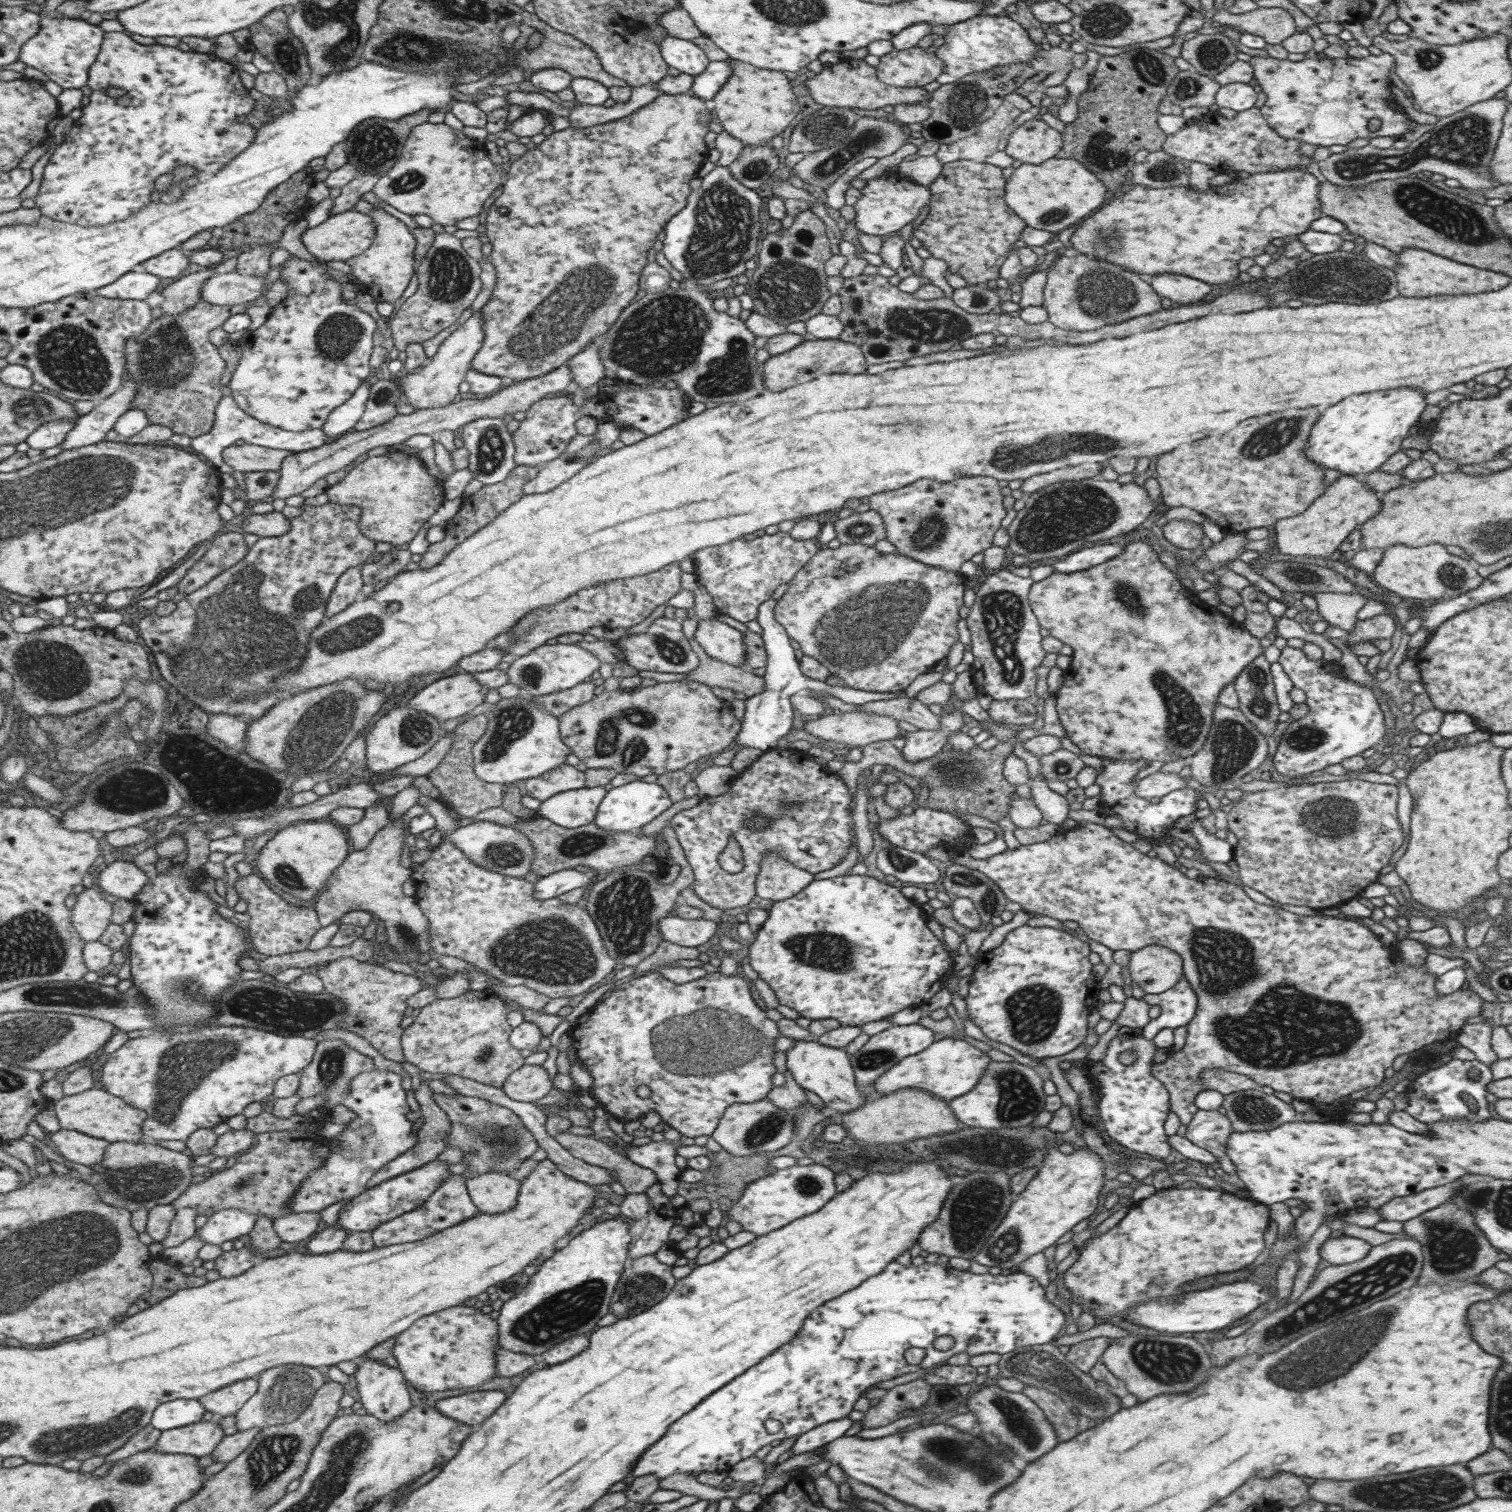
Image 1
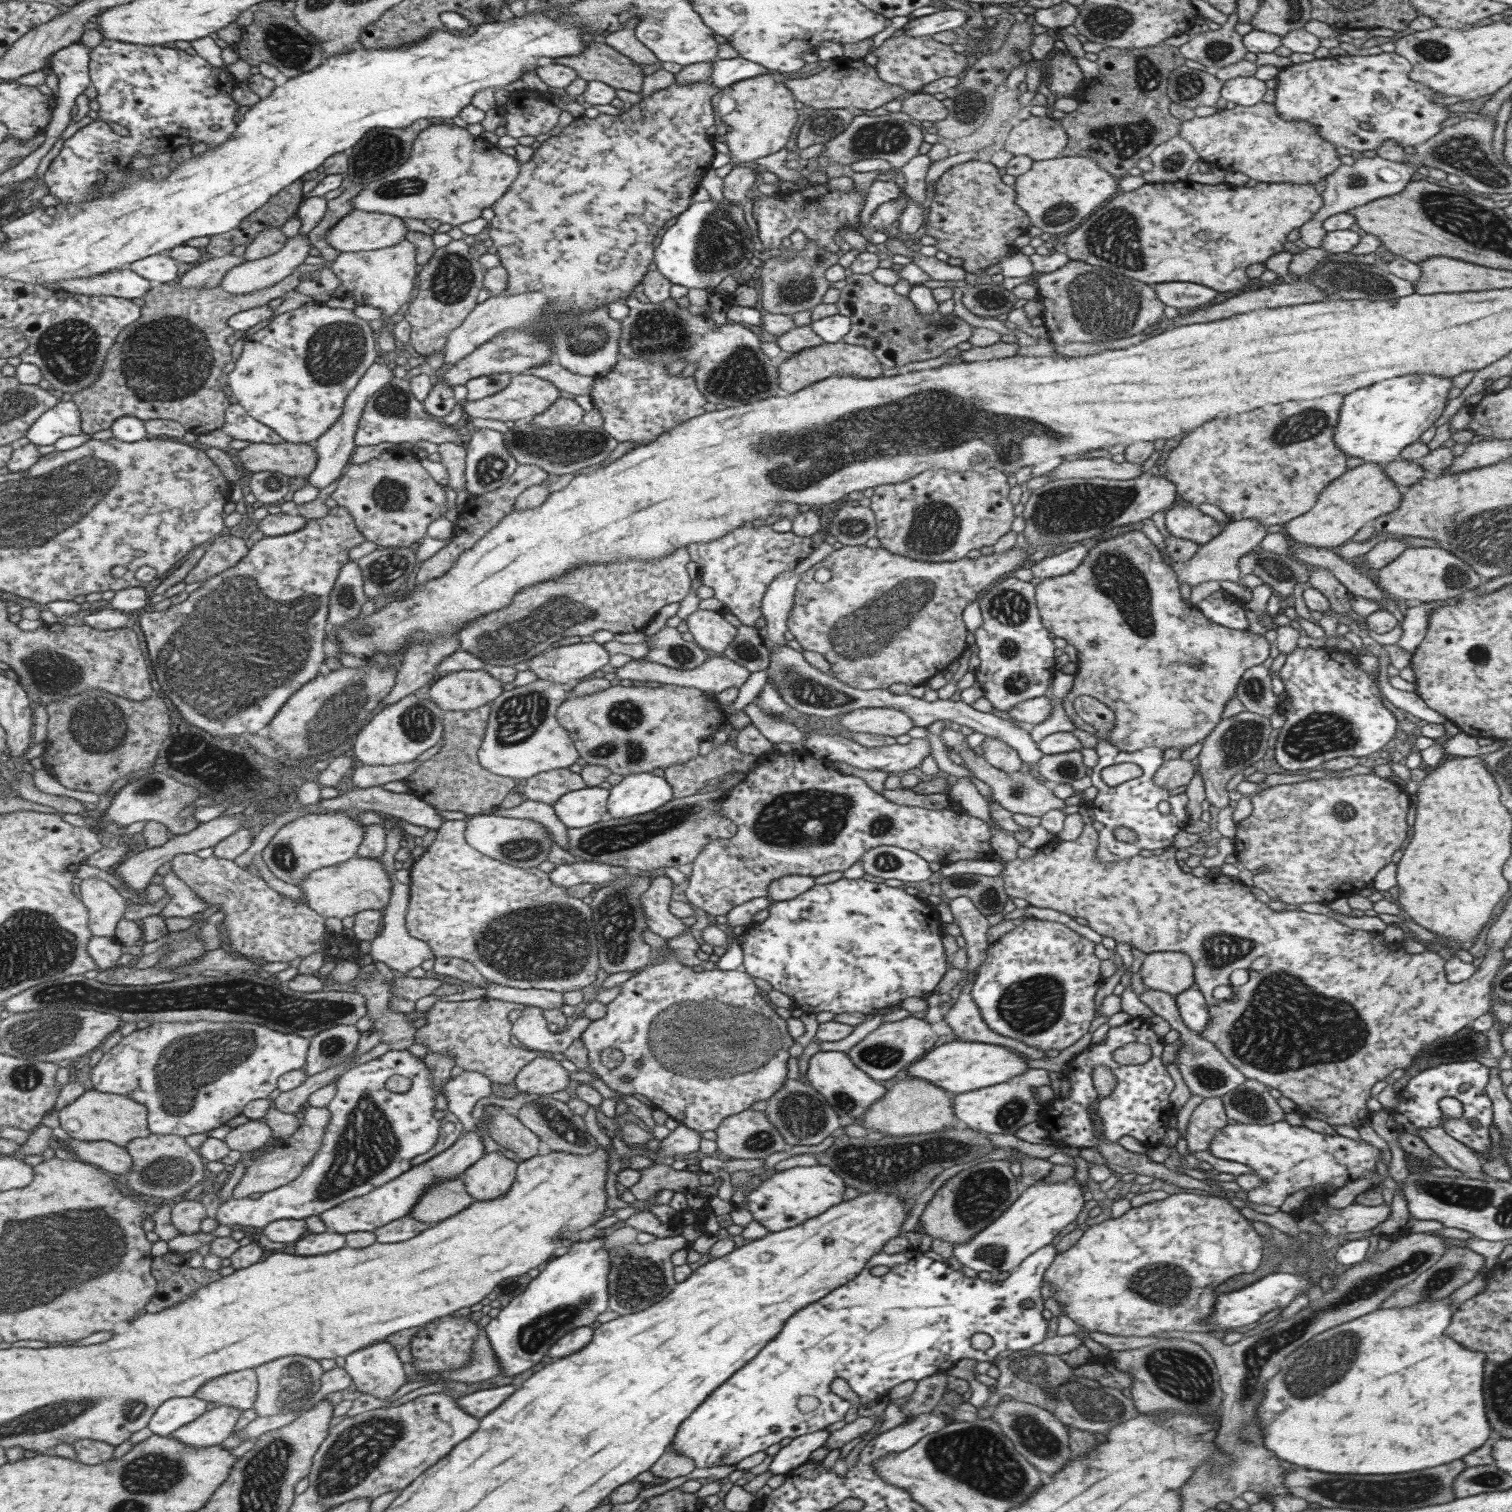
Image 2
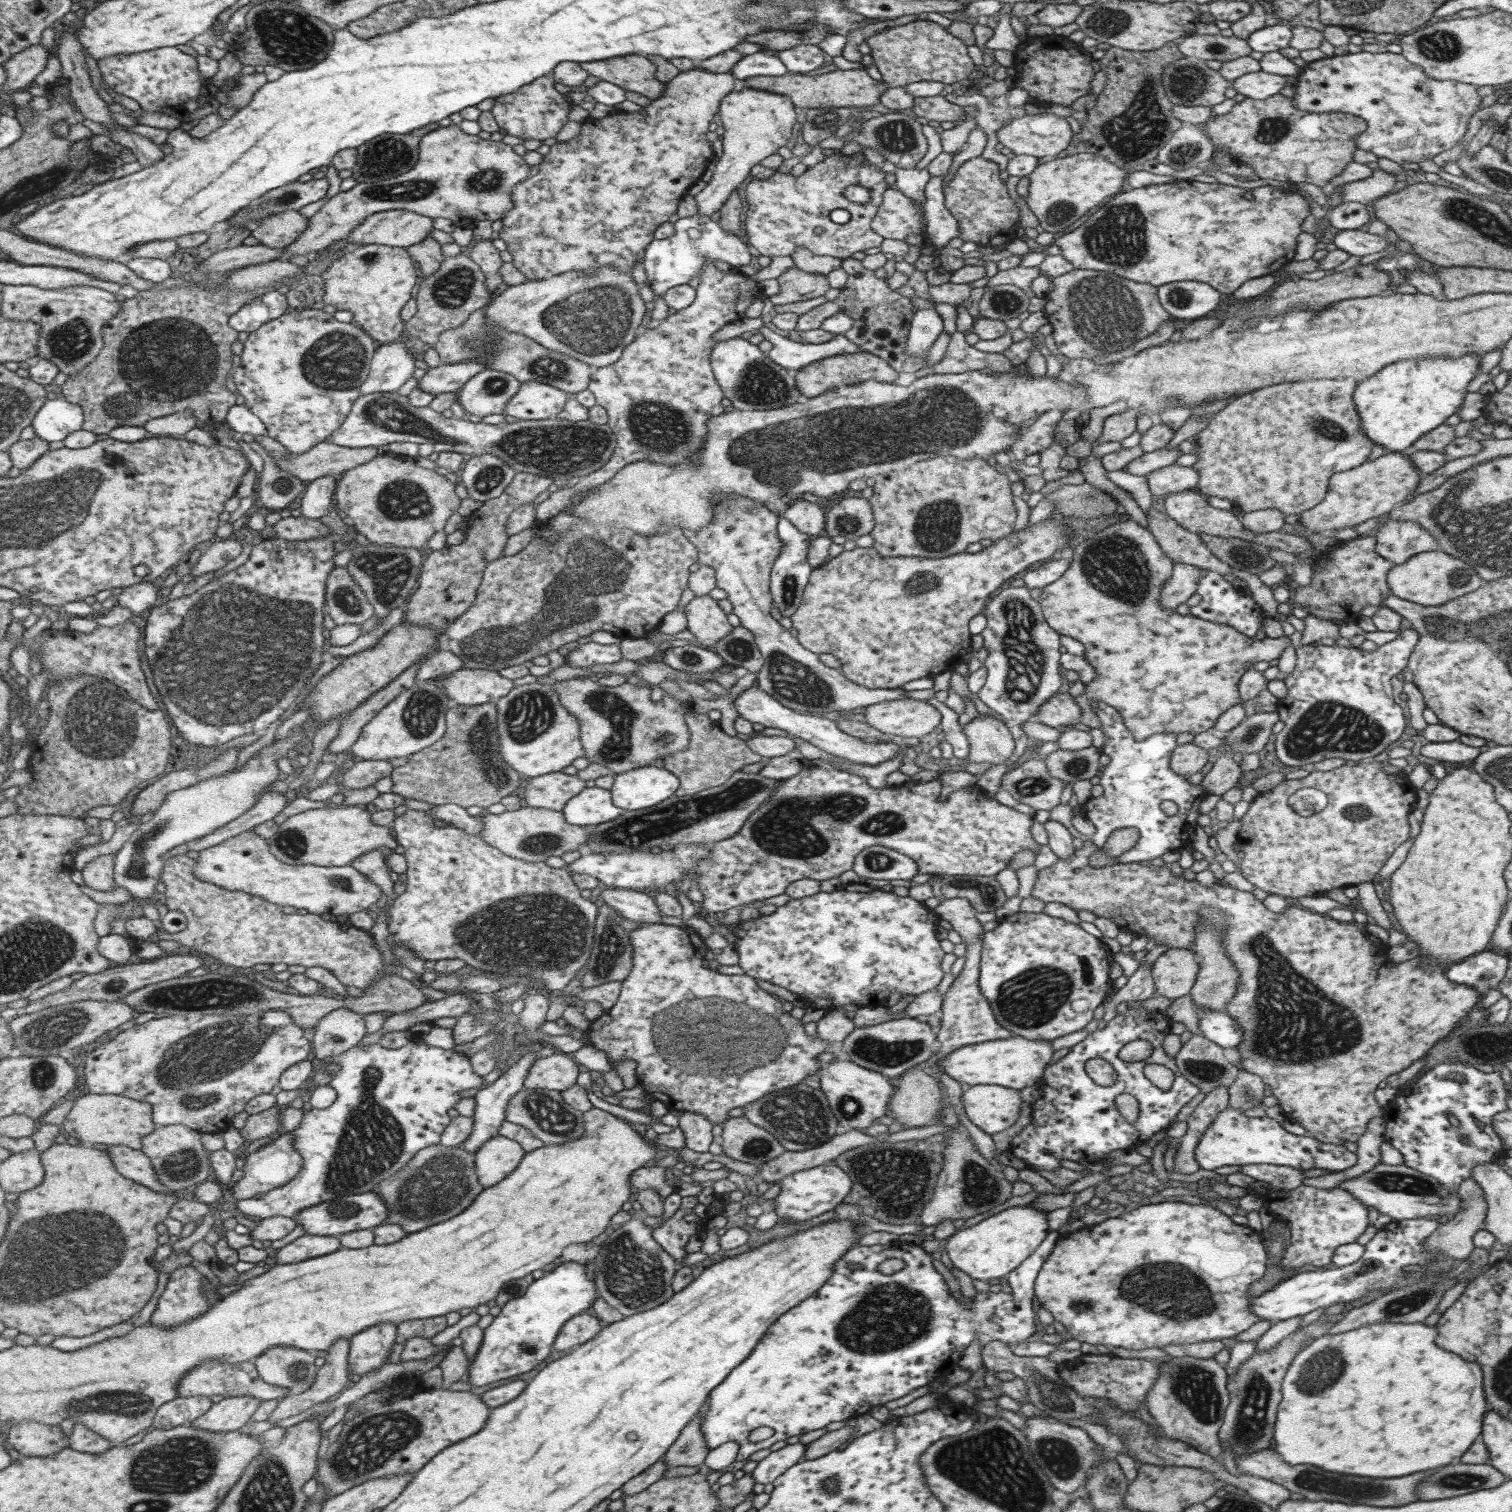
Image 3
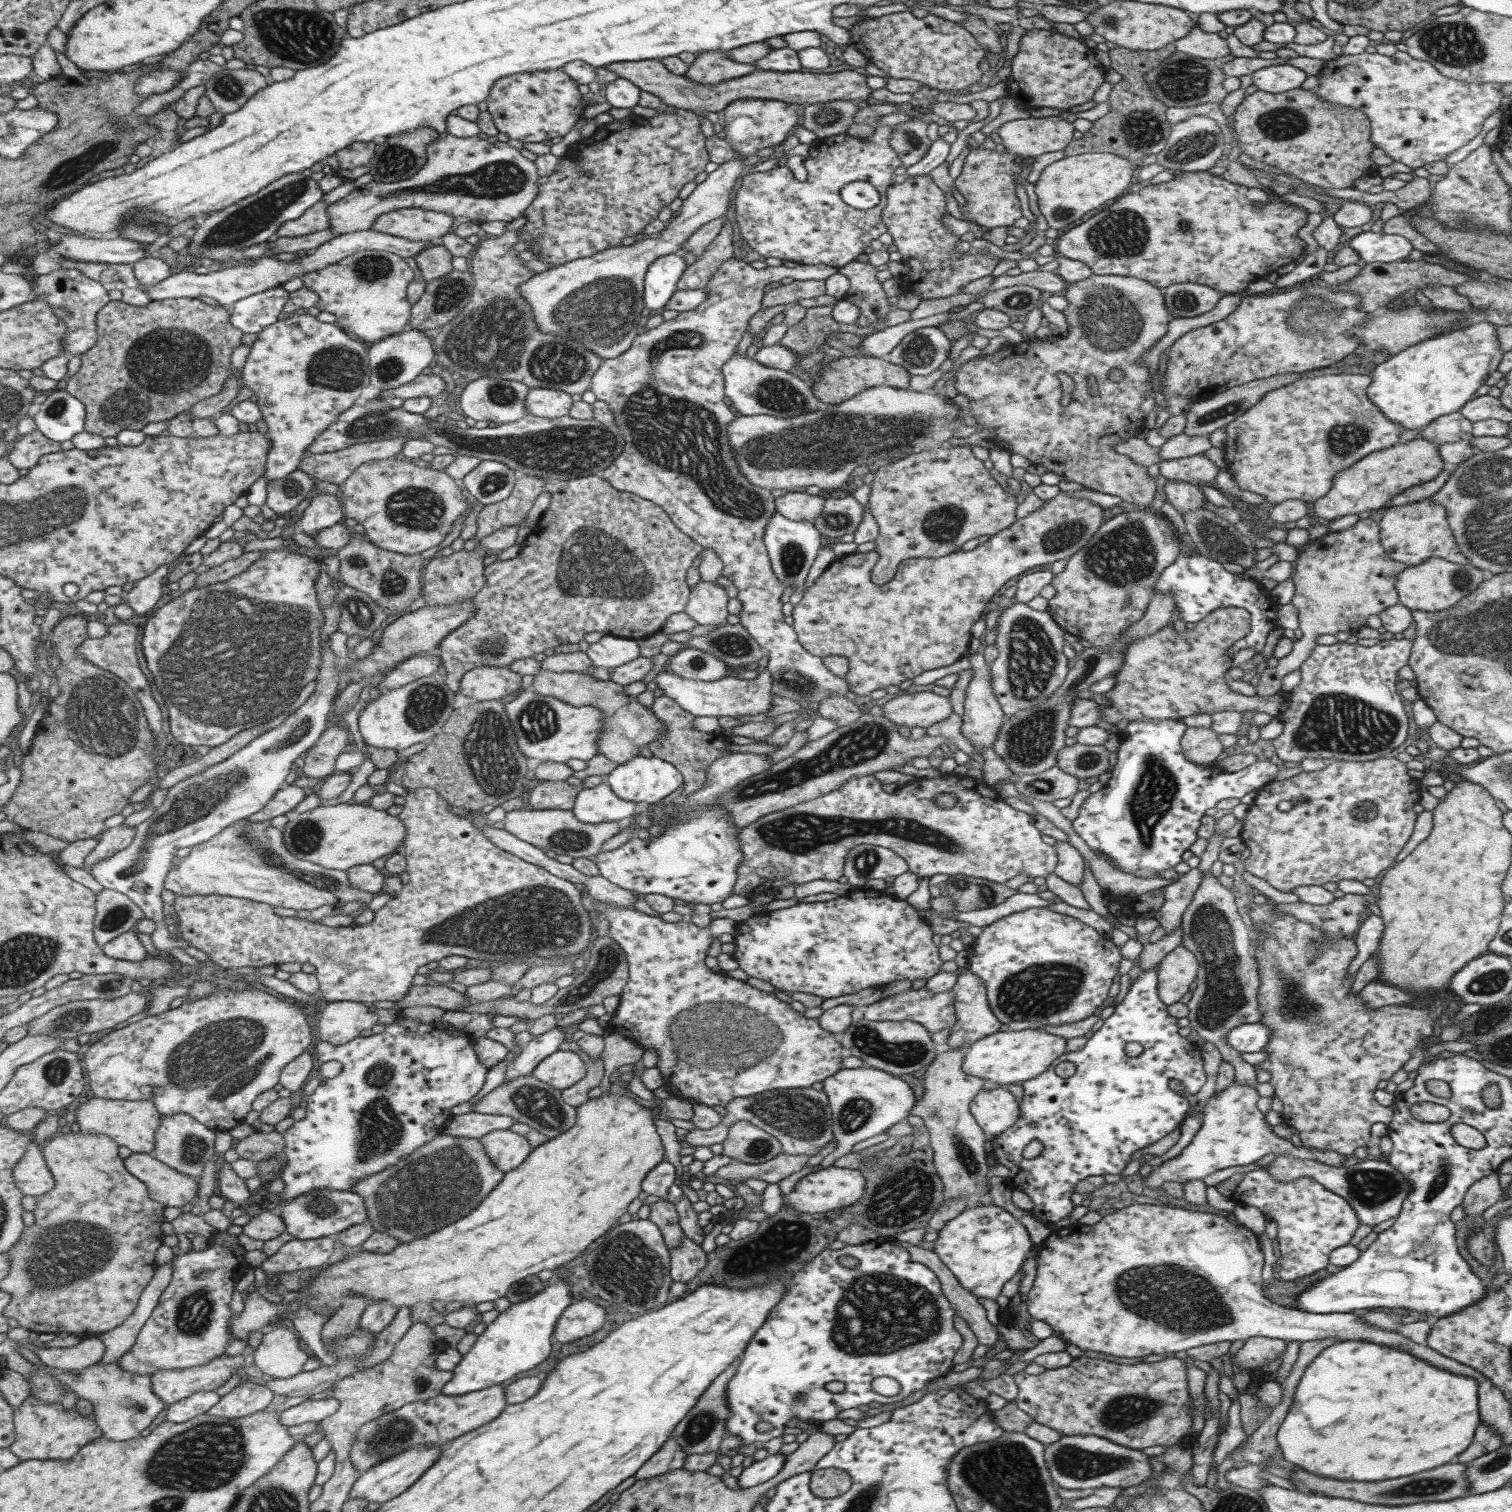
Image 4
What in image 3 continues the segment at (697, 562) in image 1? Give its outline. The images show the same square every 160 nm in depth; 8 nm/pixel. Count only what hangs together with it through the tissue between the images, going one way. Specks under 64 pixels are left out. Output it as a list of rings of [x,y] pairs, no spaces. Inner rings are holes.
[[[715,494],[714,515],[703,528],[689,530],[681,528],[683,536],[697,550],[697,560],[700,565],[709,566],[715,571],[715,587],[724,591],[726,599],[731,603],[732,613],[739,618],[740,625],[751,631],[753,640],[764,658],[763,666],[756,673],[756,685],[761,691],[766,692],[776,702],[797,713],[816,715],[821,717],[829,712],[847,712],[859,707],[869,707],[873,704],[893,700],[905,700],[905,690],[897,689],[867,689],[850,682],[837,669],[828,668],[819,659],[818,655],[803,648],[797,639],[787,629],[781,627],[770,615],[772,598],[769,592],[769,577],[773,561],[780,554],[783,543],[780,542],[776,533],[776,522],[779,518],[778,511],[769,511],[763,501],[749,500],[748,496]]]

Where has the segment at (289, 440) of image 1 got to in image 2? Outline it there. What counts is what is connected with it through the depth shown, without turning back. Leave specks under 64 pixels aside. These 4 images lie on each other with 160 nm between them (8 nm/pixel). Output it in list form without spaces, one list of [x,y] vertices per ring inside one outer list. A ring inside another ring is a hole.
[[[236,403],[226,412],[225,426],[222,432],[237,440],[250,443],[283,443],[284,438],[270,426],[251,416],[244,406]]]

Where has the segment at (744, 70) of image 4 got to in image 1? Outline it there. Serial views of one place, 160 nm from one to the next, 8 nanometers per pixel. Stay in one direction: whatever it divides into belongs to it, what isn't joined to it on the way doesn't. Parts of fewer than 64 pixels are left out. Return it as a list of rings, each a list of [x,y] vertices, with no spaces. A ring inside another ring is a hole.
[[[661,93],[653,102],[634,110],[623,118],[587,128],[571,126],[553,131],[533,149],[527,149],[521,156],[510,158],[506,162],[501,188],[503,192],[491,204],[485,220],[485,236],[491,245],[491,254],[487,258],[494,267],[497,279],[491,289],[488,301],[480,308],[480,318],[483,321],[483,341],[470,360],[469,369],[501,377],[506,382],[541,376],[551,372],[554,368],[561,367],[563,363],[581,352],[581,349],[587,347],[595,338],[604,335],[640,289],[638,279],[641,270],[648,264],[646,254],[653,246],[657,234],[685,206],[685,200],[691,192],[688,181],[696,176],[699,166],[707,160],[708,149],[703,143],[703,136],[709,131],[707,126],[711,118],[711,107],[707,102],[692,95]],[[667,162],[669,162],[669,166],[667,166]],[[498,207],[506,208],[507,214],[499,214]]]

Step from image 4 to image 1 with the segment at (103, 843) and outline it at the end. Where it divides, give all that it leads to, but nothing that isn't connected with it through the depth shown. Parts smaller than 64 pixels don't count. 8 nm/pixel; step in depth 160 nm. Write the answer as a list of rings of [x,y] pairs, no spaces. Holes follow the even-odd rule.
[[[97,886],[85,888],[72,907],[72,920],[85,942],[97,941],[111,924],[113,899]]]

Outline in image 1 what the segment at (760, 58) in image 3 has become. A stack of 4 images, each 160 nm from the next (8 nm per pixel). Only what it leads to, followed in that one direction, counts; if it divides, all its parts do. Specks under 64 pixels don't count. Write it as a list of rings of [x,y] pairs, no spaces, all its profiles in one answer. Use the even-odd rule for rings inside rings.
[[[709,61],[703,72],[693,77],[690,86],[692,96],[709,104],[731,71],[728,62]]]

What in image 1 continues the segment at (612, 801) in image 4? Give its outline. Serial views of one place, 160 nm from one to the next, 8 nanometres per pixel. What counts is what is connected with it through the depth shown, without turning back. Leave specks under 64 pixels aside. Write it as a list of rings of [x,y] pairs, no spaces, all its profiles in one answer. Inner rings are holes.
[[[583,787],[565,792],[558,792],[550,796],[547,800],[541,801],[539,804],[536,817],[549,820],[551,823],[561,828],[577,828],[593,822],[597,808],[604,797],[606,790],[604,787]]]

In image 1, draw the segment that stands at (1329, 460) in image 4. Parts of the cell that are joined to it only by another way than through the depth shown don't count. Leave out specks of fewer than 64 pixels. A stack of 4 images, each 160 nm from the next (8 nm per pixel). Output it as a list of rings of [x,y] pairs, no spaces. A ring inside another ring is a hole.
[[[1299,408],[1247,418],[1225,434],[1207,436],[1191,444],[1181,444],[1177,450],[1159,455],[1155,464],[1155,480],[1160,488],[1159,502],[1170,508],[1191,508],[1213,520],[1219,528],[1228,533],[1244,532],[1250,528],[1266,528],[1276,520],[1301,514],[1325,490],[1321,483],[1325,469],[1321,464],[1316,464],[1304,456],[1304,444],[1319,415],[1315,408]]]

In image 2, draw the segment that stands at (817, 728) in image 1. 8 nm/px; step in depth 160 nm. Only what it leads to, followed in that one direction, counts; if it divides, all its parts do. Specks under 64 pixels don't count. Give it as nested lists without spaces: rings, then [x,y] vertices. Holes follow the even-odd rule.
[[[861,708],[835,718],[841,728],[851,733],[867,733],[879,736],[907,734],[913,721],[905,713],[891,708]]]

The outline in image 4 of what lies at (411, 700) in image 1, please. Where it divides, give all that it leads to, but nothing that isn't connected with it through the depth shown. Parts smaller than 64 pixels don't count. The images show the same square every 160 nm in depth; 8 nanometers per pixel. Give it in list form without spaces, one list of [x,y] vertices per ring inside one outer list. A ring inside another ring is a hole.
[[[476,667],[463,673],[459,692],[473,702],[500,700],[522,687],[521,674],[507,667]]]

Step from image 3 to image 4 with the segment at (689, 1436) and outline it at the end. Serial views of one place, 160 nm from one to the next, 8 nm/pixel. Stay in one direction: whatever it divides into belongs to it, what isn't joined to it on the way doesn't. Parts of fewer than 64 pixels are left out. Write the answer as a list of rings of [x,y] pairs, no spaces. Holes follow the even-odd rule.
[[[737,1357],[721,1374],[718,1374],[709,1384],[709,1388],[699,1396],[695,1406],[687,1412],[687,1414],[677,1422],[674,1430],[670,1434],[679,1448],[683,1448],[683,1452],[689,1454],[705,1454],[705,1452],[718,1453],[719,1444],[725,1436],[725,1421],[729,1417],[728,1406],[726,1405],[725,1391],[727,1381],[733,1376],[737,1368],[740,1357]]]

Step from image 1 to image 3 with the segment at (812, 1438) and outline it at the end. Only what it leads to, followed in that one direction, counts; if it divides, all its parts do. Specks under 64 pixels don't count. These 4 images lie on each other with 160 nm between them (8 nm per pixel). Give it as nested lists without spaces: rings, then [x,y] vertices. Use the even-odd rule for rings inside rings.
[[[794,1443],[771,1451],[765,1458],[757,1462],[755,1468],[750,1472],[750,1476],[759,1484],[772,1483],[787,1468],[804,1458],[805,1449],[806,1444]]]

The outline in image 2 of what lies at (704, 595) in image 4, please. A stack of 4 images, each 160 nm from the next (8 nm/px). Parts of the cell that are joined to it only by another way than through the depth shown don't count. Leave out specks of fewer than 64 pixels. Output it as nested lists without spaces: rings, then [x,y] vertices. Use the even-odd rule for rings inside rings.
[[[697,609],[685,622],[693,642],[710,654],[721,655],[736,635],[736,628],[715,611]]]

